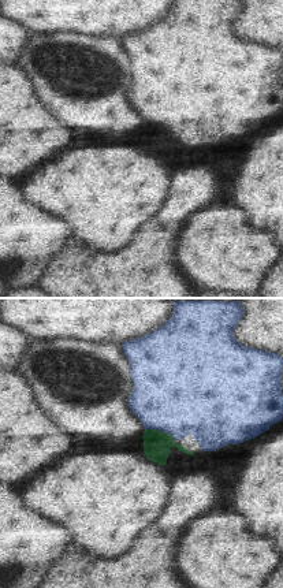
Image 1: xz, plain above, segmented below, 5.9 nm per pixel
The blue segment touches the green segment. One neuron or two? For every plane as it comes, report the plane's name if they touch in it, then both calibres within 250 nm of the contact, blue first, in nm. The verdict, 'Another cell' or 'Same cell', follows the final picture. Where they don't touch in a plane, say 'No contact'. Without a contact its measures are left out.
Touches blue in xz. Thickness 500 nm (blue) against 160 nm

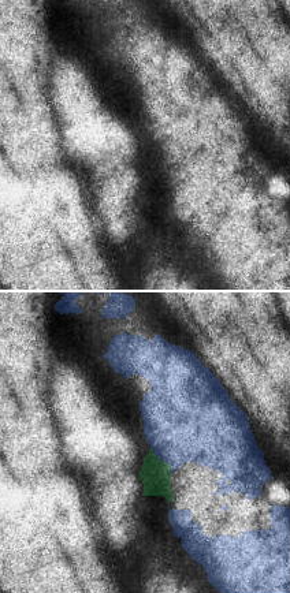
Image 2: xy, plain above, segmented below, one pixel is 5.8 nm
Touches blue in xy. Thickness 460 nm (blue) against 180 nm

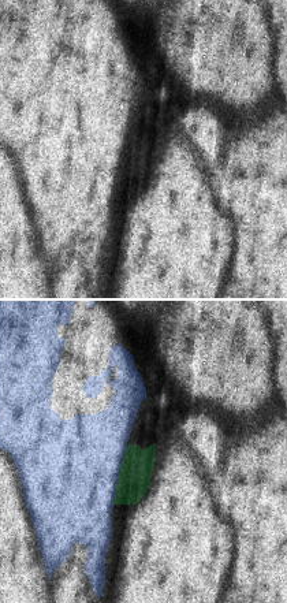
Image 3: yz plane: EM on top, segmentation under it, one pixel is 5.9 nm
Touches blue in yz. Thickness 500 nm (blue) against 190 nm

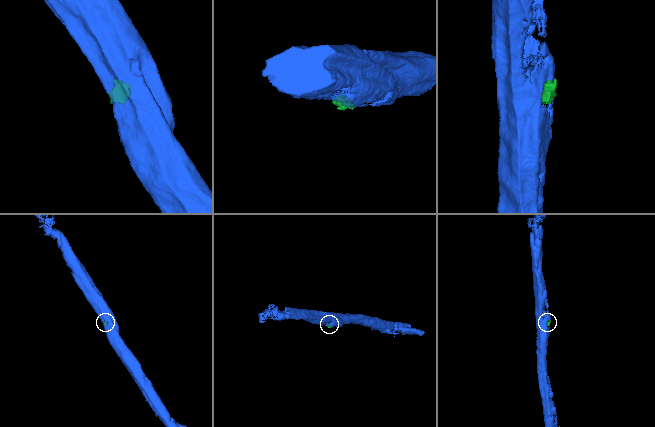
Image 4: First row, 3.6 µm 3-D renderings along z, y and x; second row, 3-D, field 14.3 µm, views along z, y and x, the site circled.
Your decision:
Same cell

